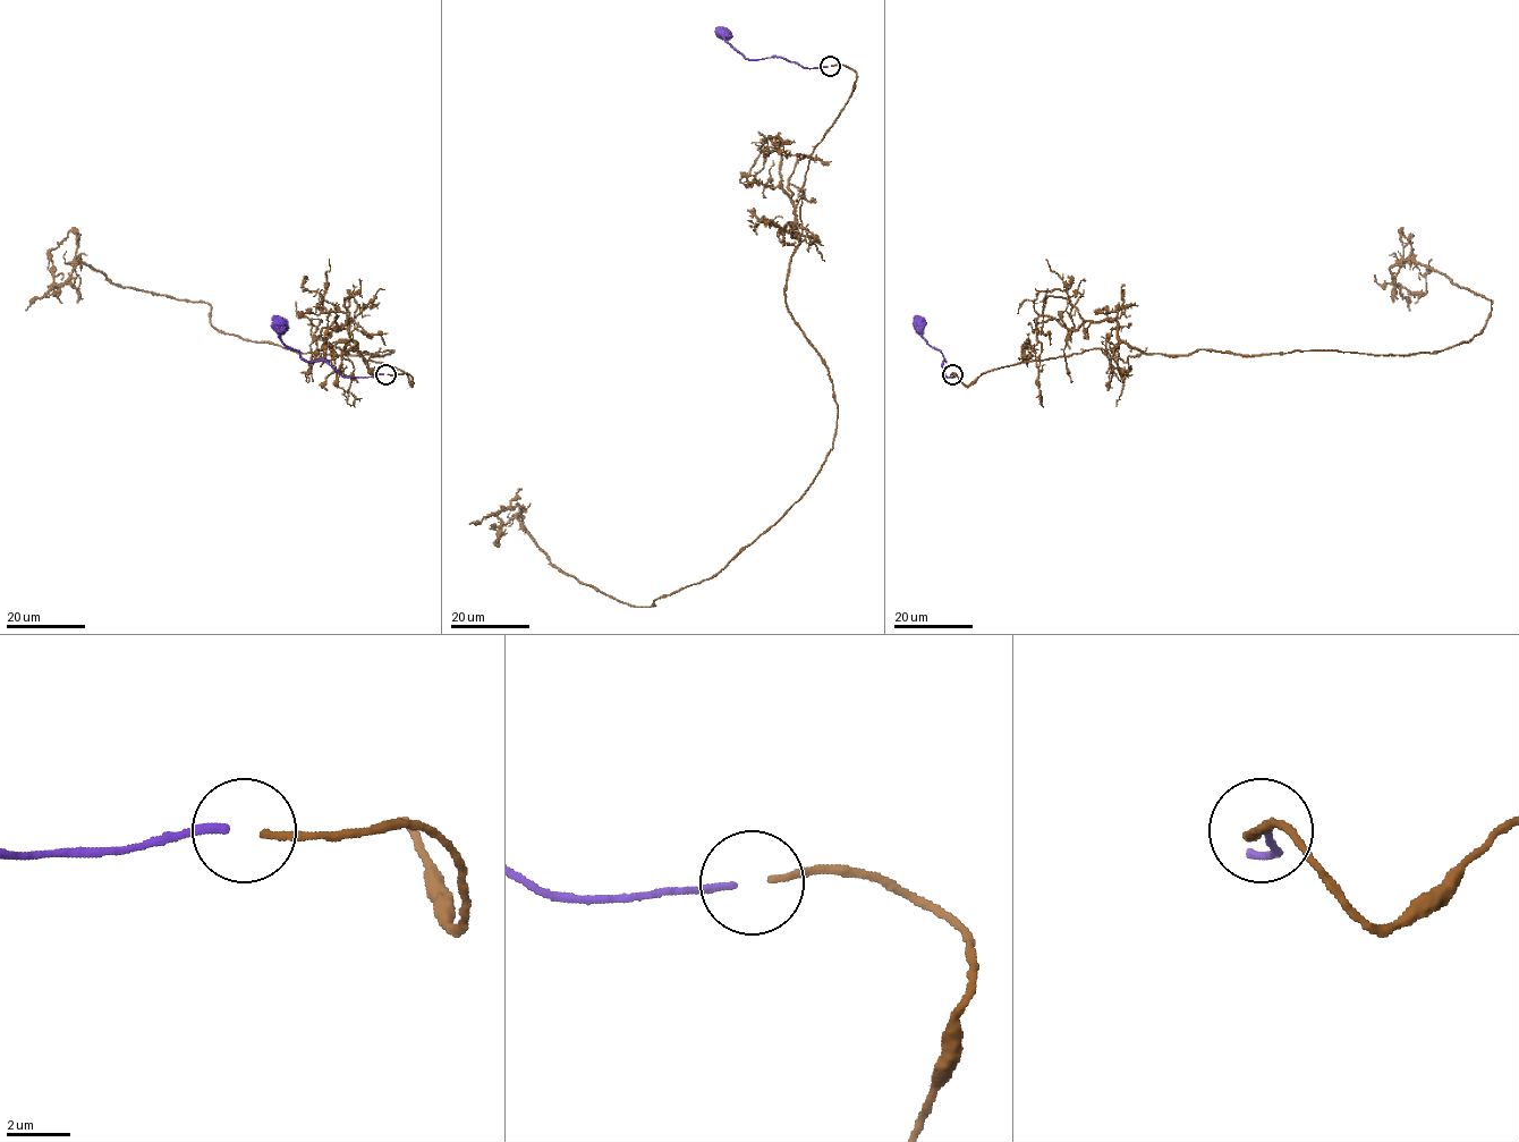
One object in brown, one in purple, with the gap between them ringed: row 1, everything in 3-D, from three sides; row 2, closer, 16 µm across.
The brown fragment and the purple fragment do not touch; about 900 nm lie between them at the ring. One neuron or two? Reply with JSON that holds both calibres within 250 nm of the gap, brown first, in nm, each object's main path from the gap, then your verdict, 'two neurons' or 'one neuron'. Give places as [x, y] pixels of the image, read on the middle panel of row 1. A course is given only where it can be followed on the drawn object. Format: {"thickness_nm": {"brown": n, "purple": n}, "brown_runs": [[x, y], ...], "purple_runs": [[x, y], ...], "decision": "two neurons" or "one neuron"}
{"thickness_nm": {"brown": 240, "purple": 280}, "brown_runs": [[831, 66], [855, 89], [785, 290], [838, 409], [808, 489], [651, 606], [561, 573], [517, 505], [495, 546]], "purple_runs": [[828, 66], [804, 68], [775, 56], [747, 59], [722, 34]], "decision": "one neuron"}

